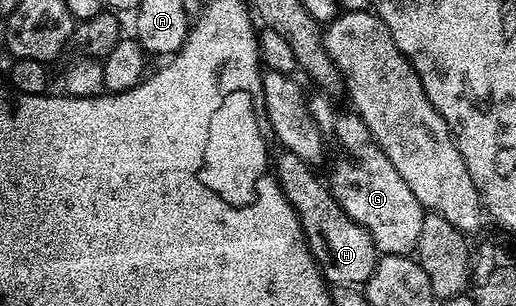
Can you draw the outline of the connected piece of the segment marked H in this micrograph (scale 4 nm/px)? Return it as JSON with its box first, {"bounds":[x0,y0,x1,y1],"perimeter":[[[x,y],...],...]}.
{"bounds":[273,151,377,287],"perimeter":[[[283,151],[280,159],[276,158],[273,163],[275,177],[278,179],[289,205],[299,218],[299,224],[303,235],[307,238],[307,244],[311,255],[318,265],[328,284],[337,287],[353,287],[366,285],[373,273],[377,262],[375,243],[369,237],[369,233],[335,199],[330,186],[323,183],[314,175],[312,164],[301,161],[292,151]]]}

